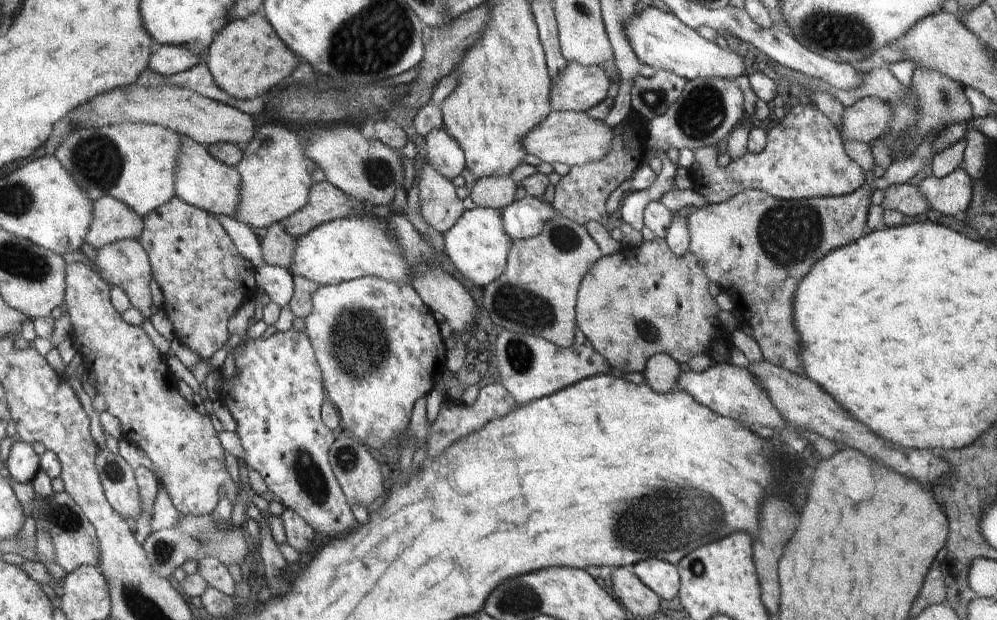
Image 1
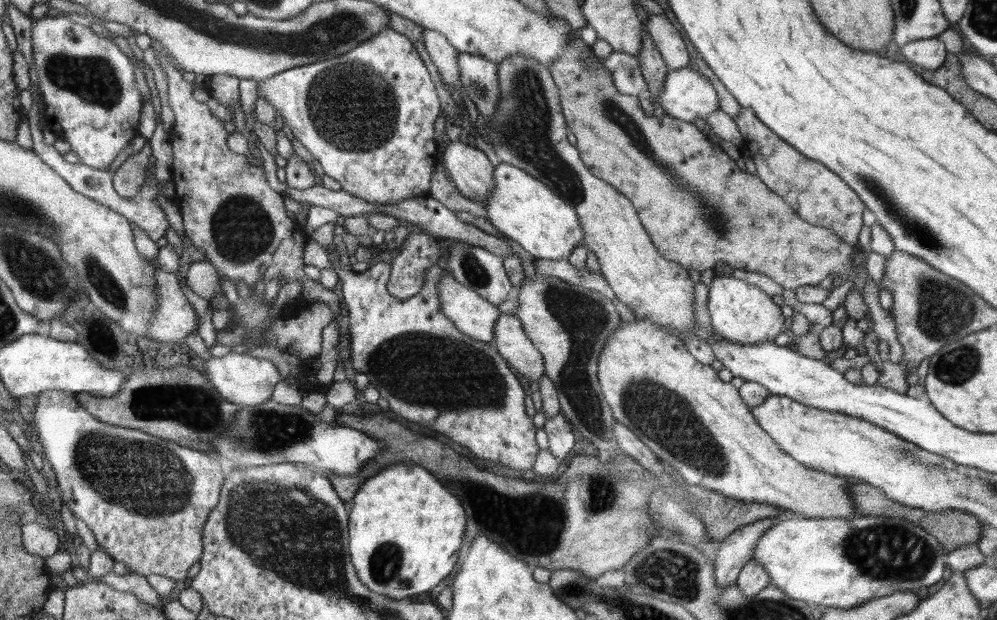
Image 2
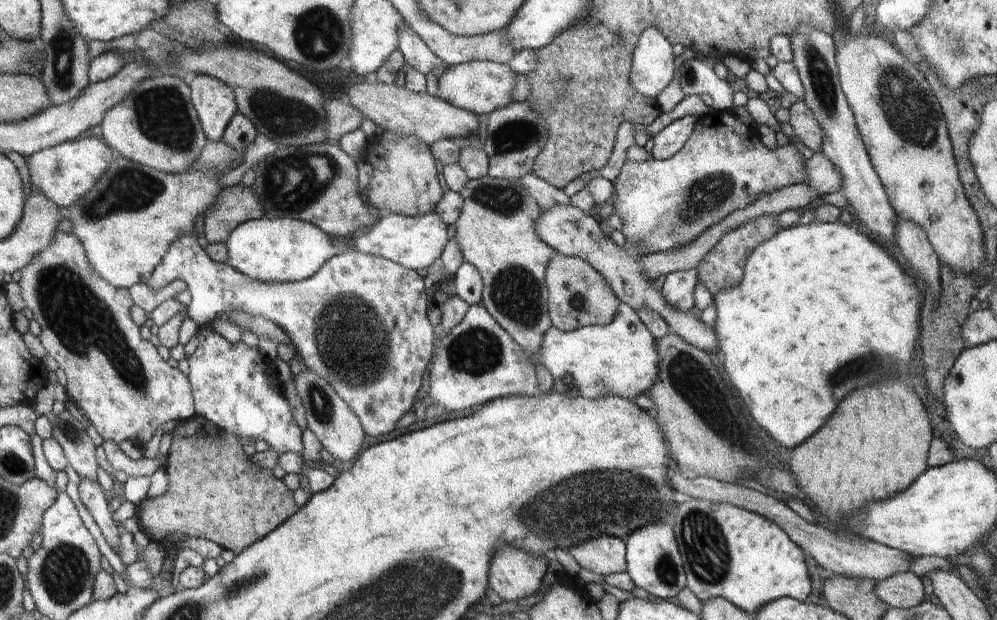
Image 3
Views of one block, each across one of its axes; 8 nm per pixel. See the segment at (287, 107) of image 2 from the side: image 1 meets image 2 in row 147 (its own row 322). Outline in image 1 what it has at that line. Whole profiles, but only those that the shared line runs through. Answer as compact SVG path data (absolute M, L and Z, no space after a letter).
M365 276L362 278L352 279L351 281L344 281L340 284L334 285L319 285L318 290L312 294L312 312L310 316L304 318L306 329L303 331L314 348L316 360L321 368L323 376L323 385L327 399L334 404L336 410L340 414L342 424L349 432L354 434L354 437L368 447L382 450L386 446L390 446L390 442L398 436L404 434L404 430L410 424L410 416L417 400L422 396L427 396L434 388L440 376L446 369L446 347L445 342L440 335L439 323L434 319L433 312L422 302L418 293L408 284L398 284L398 282L390 282L382 280L375 276Z

